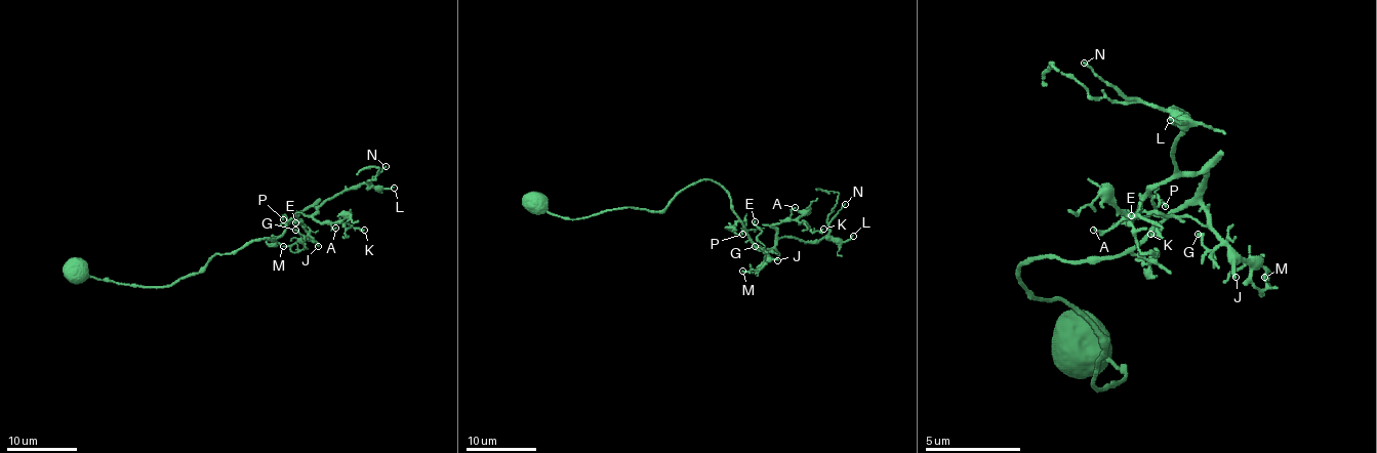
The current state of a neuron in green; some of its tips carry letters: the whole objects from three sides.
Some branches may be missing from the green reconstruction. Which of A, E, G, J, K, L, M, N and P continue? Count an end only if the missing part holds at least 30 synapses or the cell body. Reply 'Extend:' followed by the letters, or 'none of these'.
Extend: none of these

